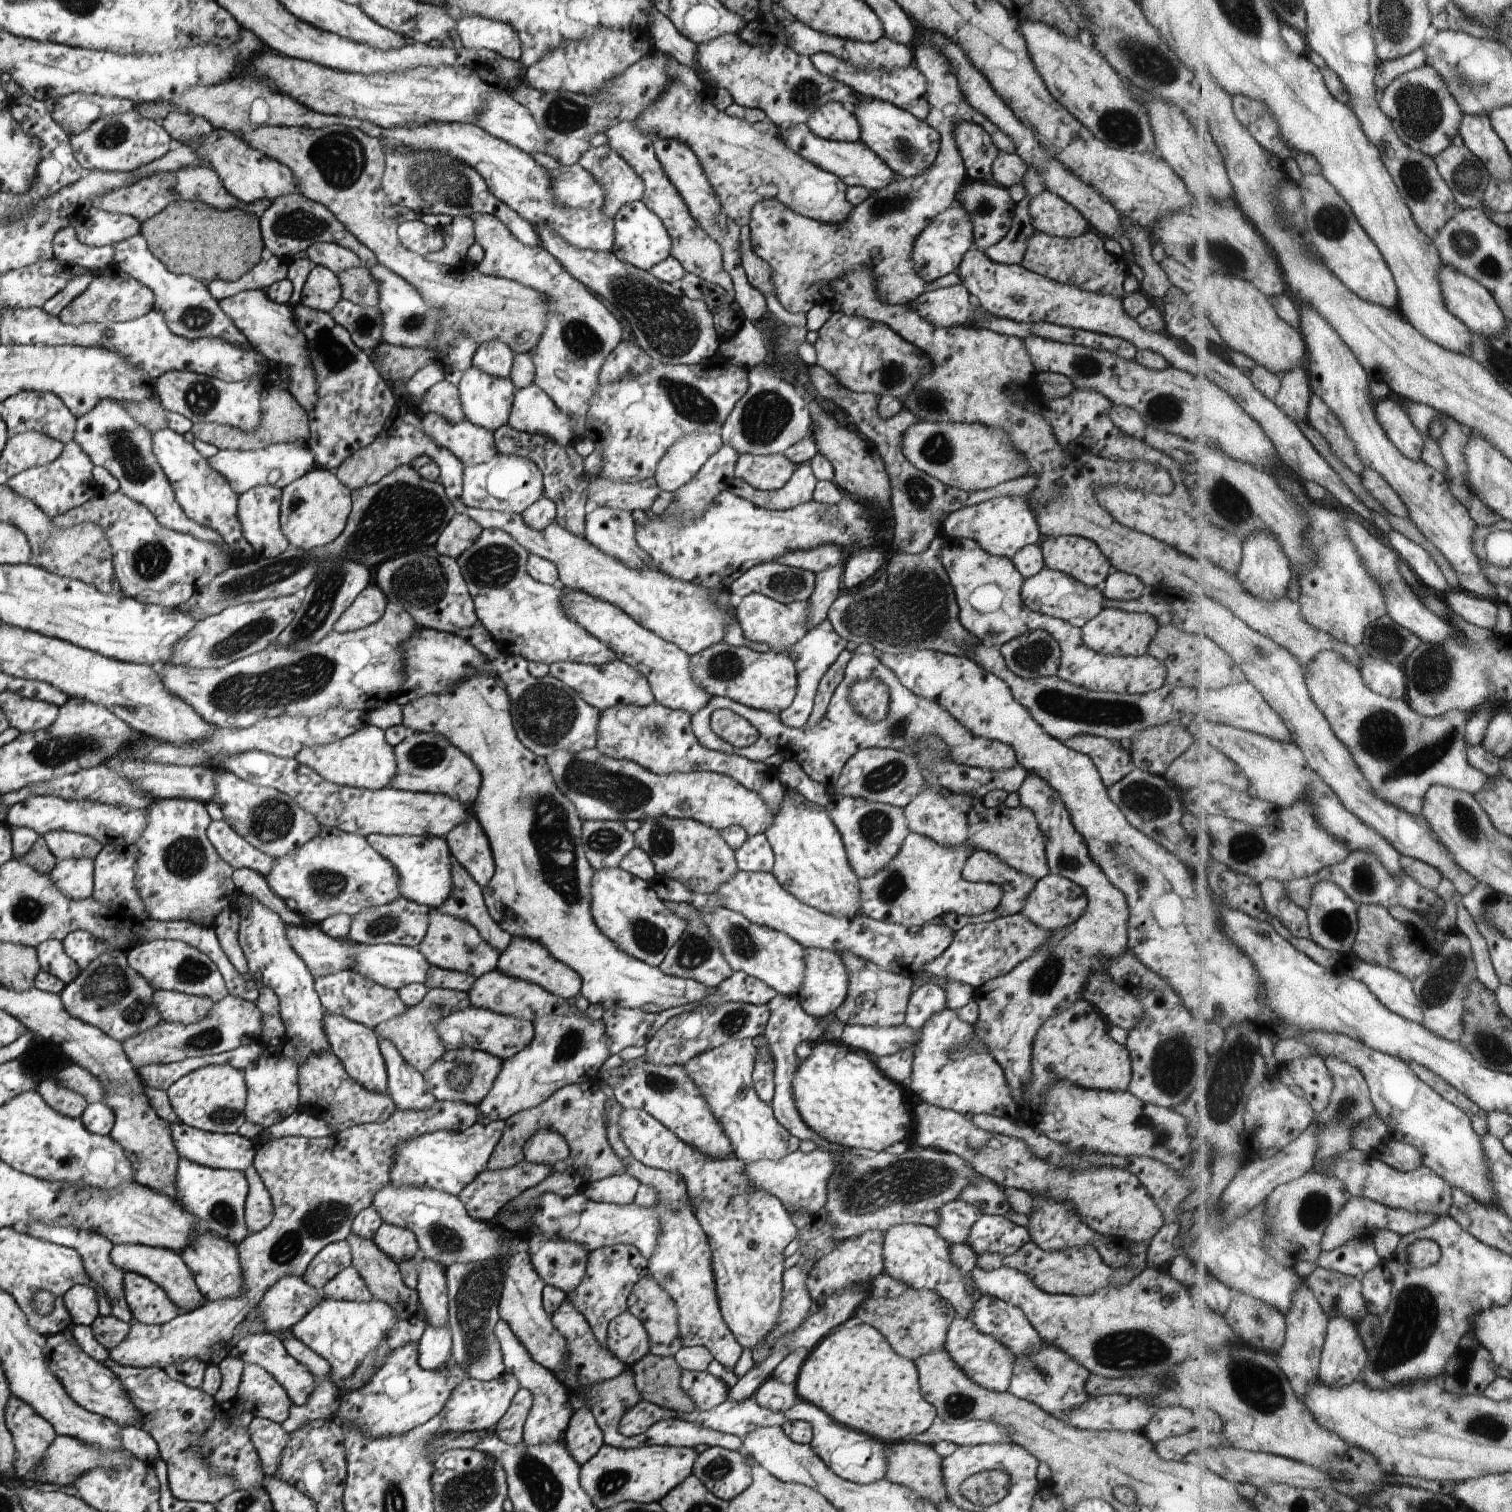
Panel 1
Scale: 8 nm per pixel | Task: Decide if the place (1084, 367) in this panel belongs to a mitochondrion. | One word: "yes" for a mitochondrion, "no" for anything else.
yes

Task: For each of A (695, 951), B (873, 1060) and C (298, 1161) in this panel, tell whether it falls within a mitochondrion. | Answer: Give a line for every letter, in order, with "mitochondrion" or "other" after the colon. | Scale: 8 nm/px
A: mitochondrion
B: other
C: other

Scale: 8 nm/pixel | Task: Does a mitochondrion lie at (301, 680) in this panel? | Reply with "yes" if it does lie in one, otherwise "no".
yes

